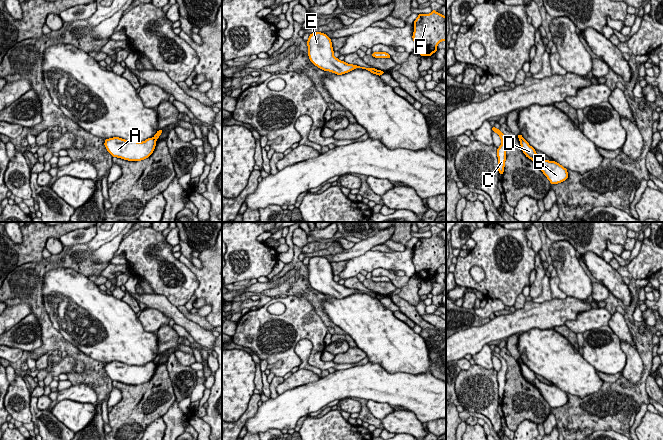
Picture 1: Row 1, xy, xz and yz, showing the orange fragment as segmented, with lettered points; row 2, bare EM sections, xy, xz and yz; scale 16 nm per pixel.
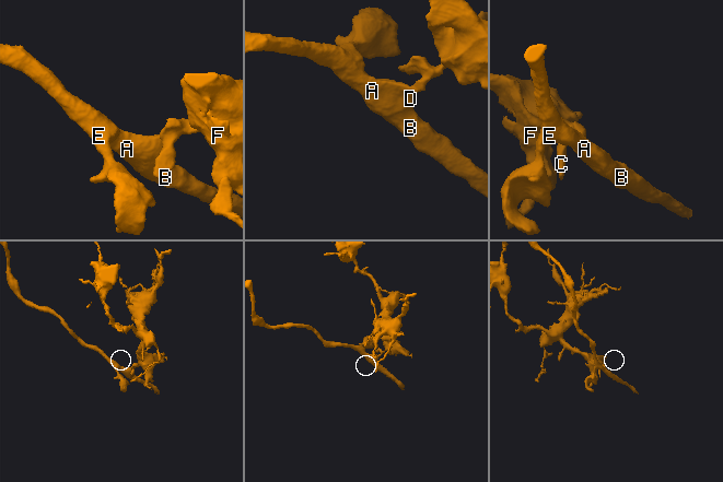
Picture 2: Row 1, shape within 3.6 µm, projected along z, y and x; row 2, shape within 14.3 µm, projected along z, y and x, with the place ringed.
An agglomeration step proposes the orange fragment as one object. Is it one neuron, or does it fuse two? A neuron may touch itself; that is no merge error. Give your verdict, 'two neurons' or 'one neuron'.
two neurons

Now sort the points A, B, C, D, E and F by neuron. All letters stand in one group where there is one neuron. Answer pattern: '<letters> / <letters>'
A B D E / C F

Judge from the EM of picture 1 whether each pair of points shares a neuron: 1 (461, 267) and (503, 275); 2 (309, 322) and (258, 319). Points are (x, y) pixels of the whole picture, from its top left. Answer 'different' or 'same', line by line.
1: same
2: same

